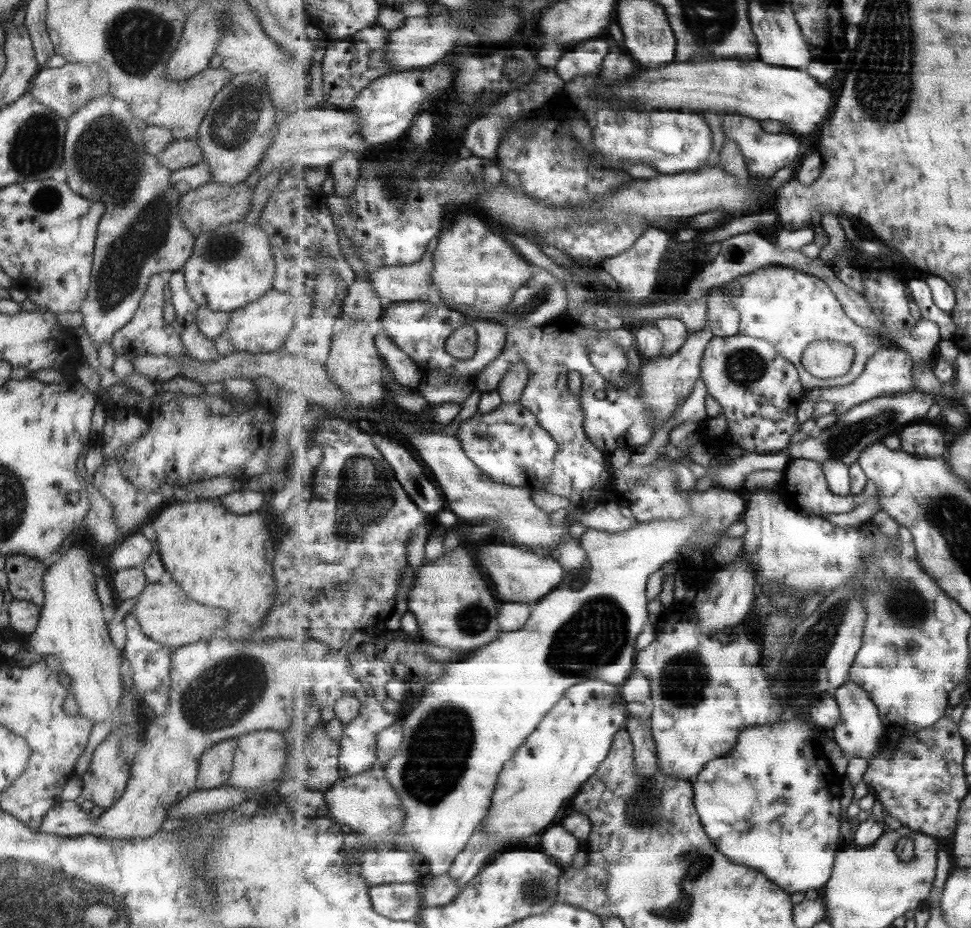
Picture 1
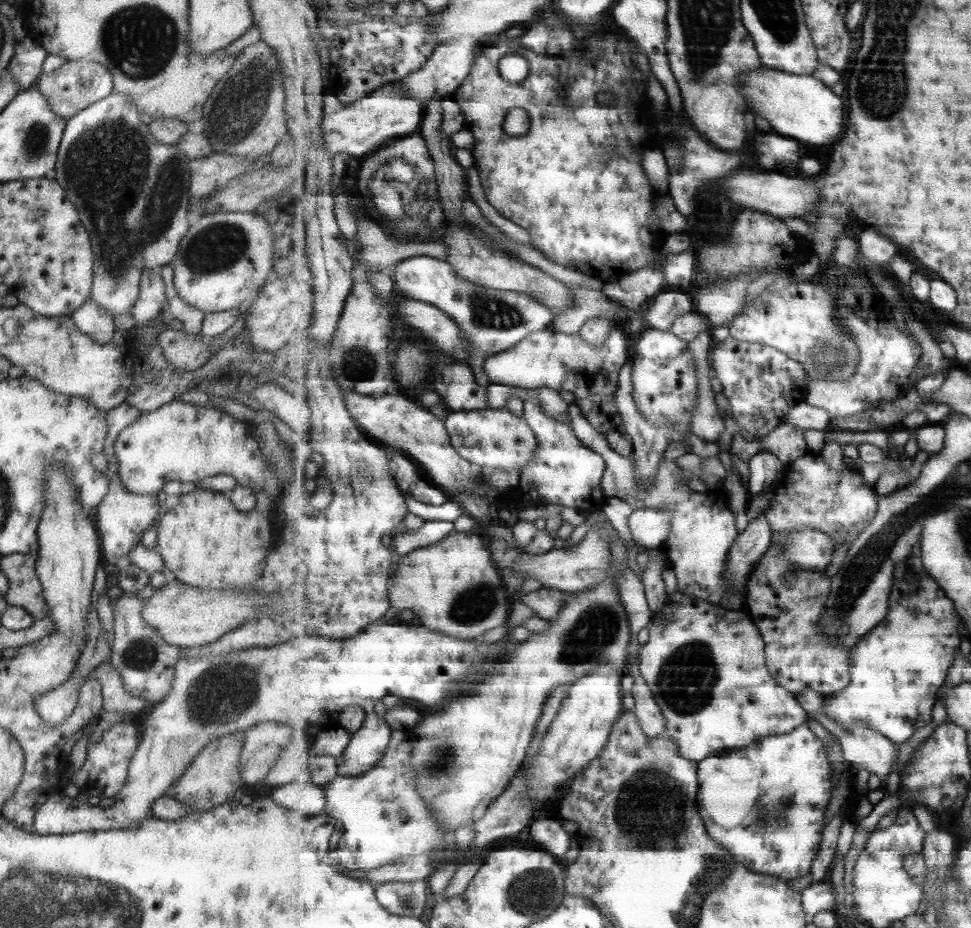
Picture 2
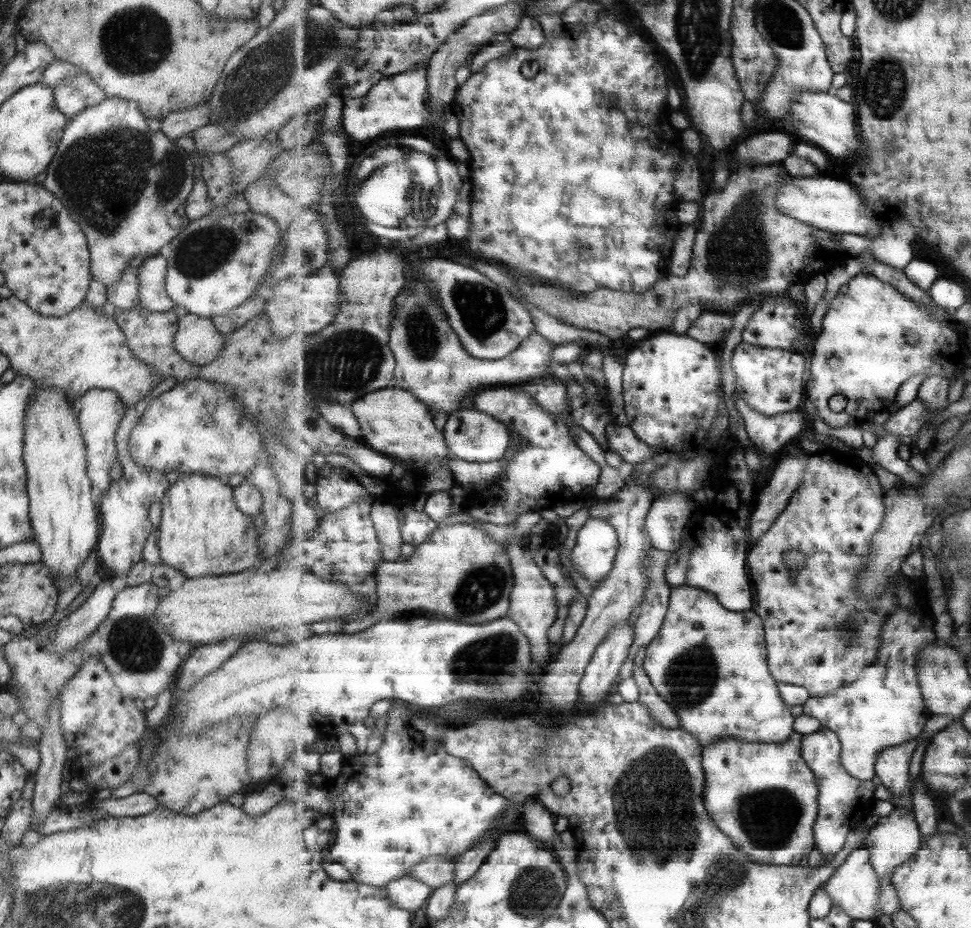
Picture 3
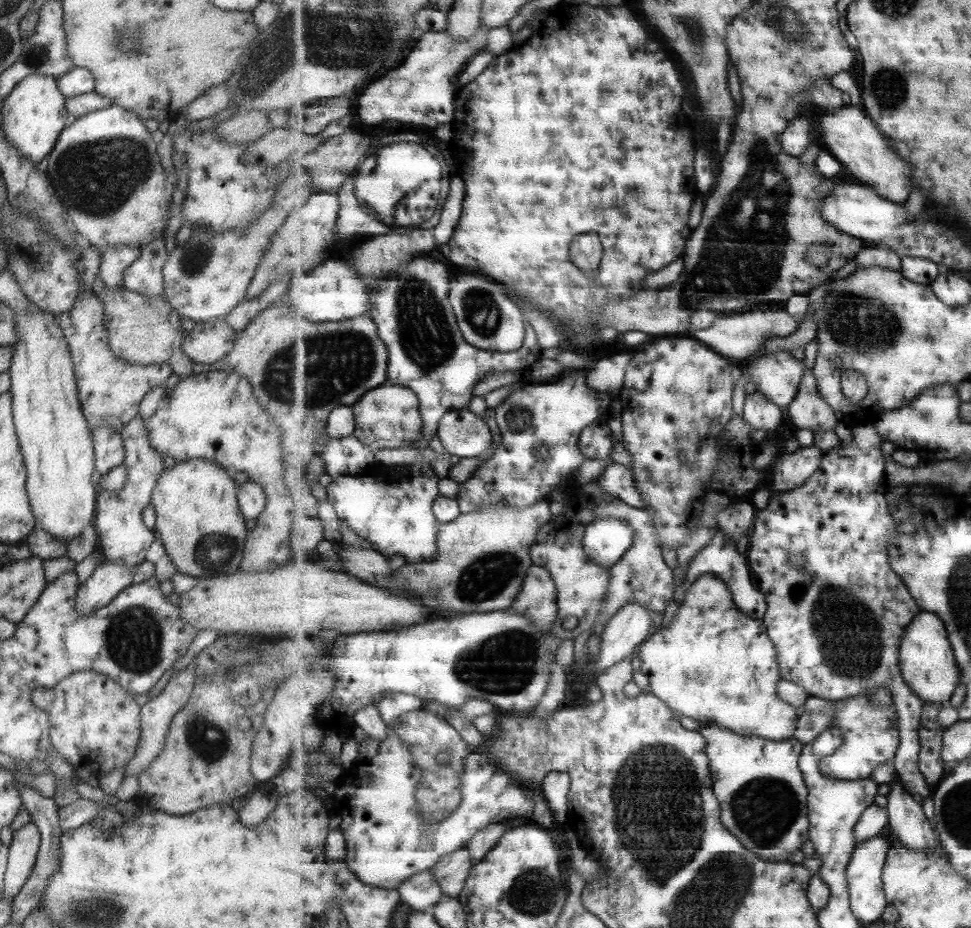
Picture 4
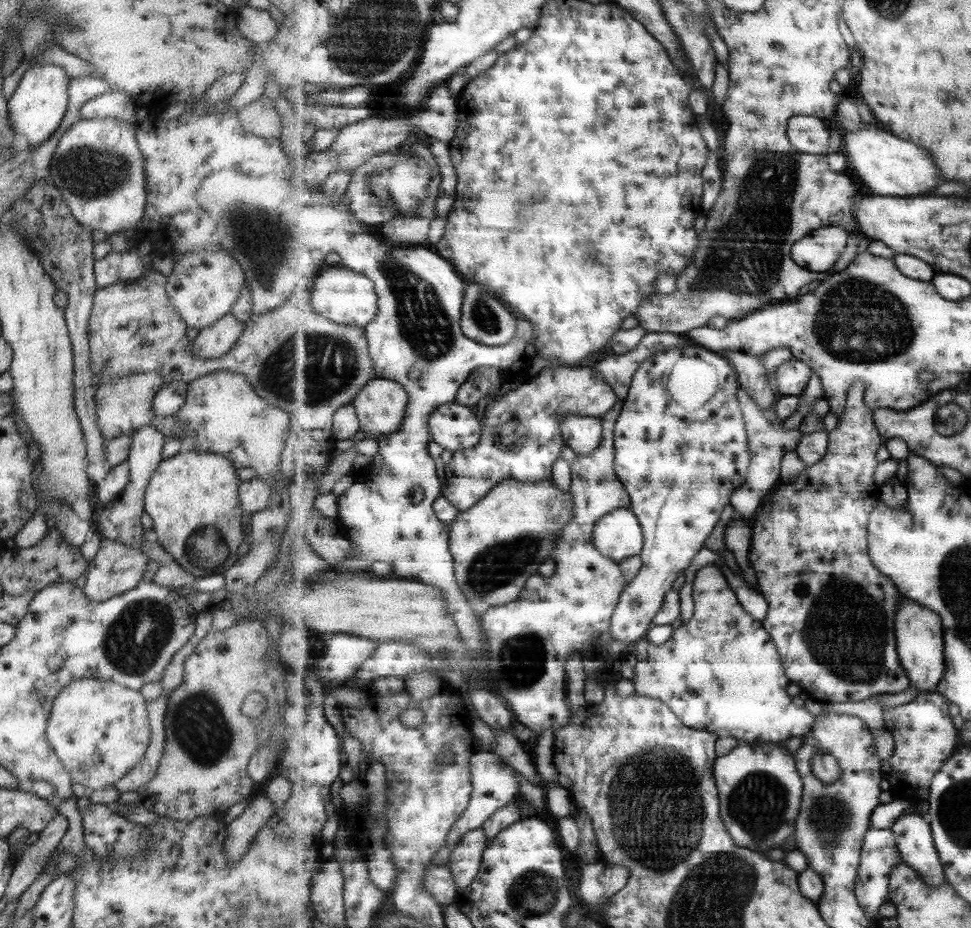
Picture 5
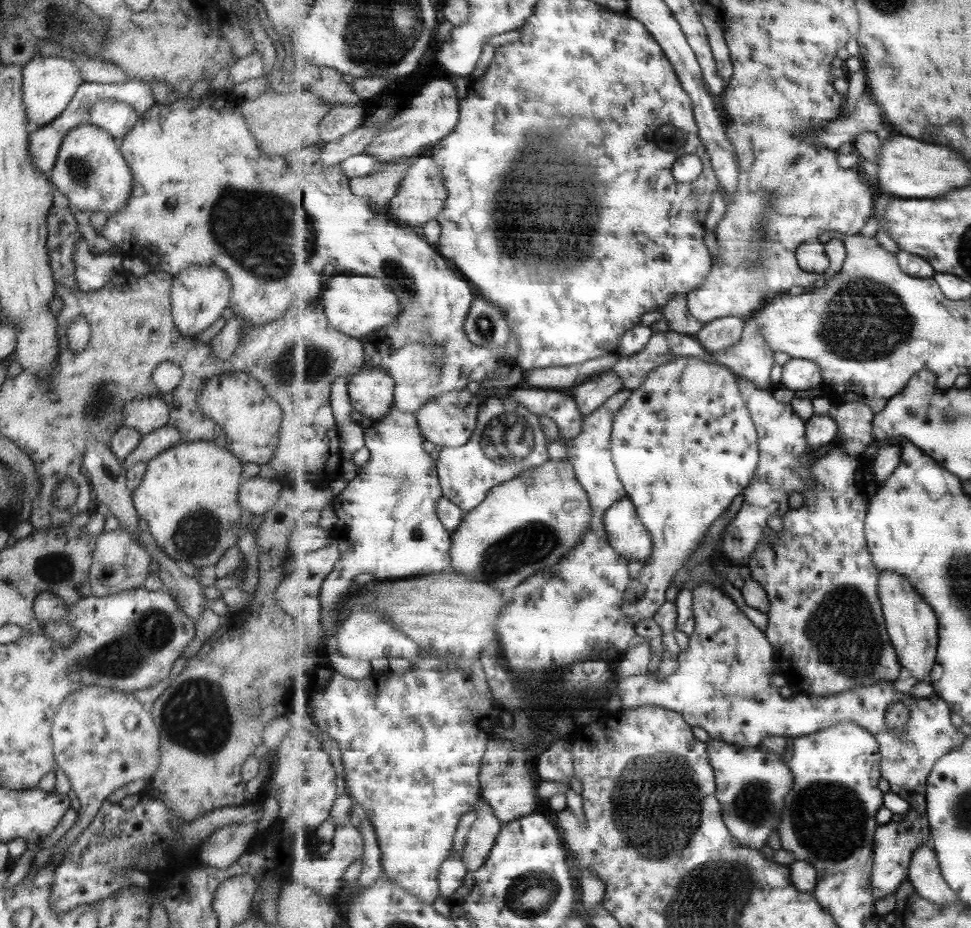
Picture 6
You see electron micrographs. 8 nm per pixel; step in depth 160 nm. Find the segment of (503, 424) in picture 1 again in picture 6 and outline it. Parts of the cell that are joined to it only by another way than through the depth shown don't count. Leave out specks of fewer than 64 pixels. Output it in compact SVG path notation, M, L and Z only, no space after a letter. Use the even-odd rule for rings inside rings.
M463 389L446 392L432 398L418 413L418 423L426 440L441 447L460 447L470 441L478 425L478 416L483 401L473 391Z

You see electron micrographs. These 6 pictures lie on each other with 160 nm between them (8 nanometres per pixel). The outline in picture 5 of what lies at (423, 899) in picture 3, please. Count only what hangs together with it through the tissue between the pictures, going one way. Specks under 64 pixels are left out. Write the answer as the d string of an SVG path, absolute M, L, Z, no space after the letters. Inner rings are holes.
M448 864L434 865L426 874L425 888L434 895L445 909L457 901L459 897L457 885L458 882Z

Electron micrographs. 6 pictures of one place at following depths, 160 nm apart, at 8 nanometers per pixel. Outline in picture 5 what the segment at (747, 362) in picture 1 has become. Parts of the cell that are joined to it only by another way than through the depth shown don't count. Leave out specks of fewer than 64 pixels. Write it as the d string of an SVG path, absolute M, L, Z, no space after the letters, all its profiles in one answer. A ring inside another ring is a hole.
M794 357L779 365L776 370L777 393L801 396L811 380L814 370L806 362Z

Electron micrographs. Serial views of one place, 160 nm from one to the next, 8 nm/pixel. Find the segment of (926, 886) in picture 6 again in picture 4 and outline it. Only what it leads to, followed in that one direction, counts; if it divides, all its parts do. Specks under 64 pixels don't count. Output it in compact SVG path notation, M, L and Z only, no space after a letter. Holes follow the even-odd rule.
M895 769L890 784L890 801L886 807L896 840L911 850L933 851L938 845L939 835L933 822L923 814L923 806L906 790Z

